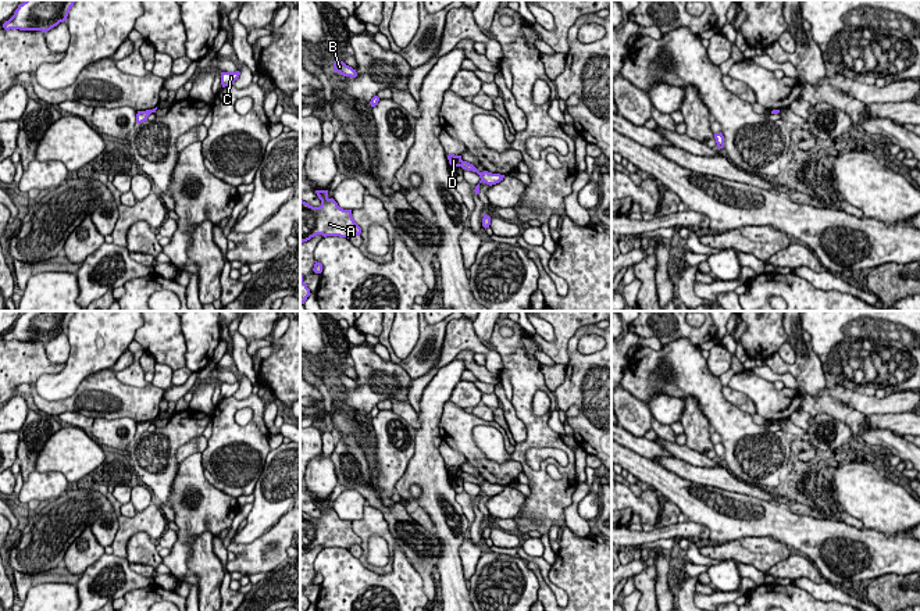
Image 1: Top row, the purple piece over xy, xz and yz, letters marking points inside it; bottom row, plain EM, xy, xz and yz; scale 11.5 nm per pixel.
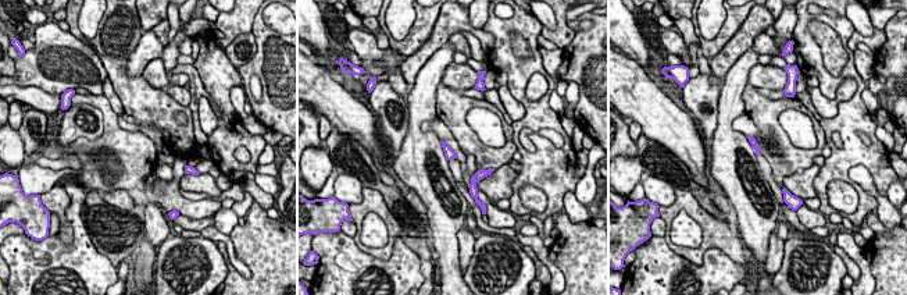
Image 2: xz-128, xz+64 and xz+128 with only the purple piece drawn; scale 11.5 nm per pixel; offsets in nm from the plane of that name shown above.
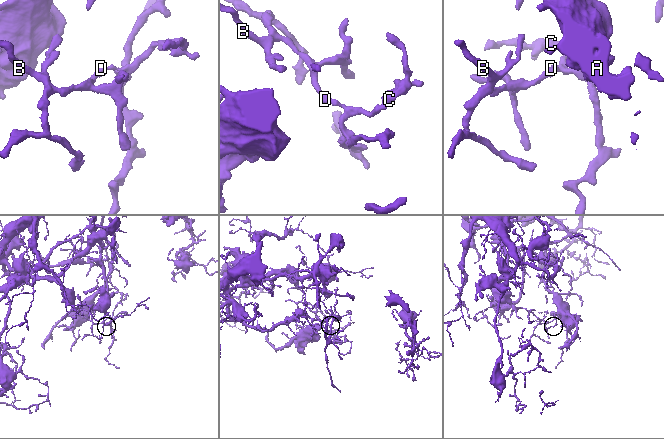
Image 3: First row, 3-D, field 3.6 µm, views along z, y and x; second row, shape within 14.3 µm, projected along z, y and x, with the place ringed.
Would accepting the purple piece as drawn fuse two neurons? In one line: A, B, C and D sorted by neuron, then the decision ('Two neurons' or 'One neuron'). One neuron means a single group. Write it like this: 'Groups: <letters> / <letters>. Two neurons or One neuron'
Groups: A C / B D. Two neurons

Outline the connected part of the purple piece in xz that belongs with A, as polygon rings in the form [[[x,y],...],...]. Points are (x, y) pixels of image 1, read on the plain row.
[[[315,501],[321,511],[320,518],[313,518],[300,510],[300,554],[317,546],[347,549],[360,547],[361,539],[354,533],[352,521],[343,521],[334,510],[328,508],[328,501]]]

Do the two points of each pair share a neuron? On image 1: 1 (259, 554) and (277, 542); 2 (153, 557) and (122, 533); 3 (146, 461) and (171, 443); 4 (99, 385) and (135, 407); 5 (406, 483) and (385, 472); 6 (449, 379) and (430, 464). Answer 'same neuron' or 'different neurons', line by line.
1: same neuron
2: different neurons
3: same neuron
4: same neuron
5: different neurons
6: same neuron

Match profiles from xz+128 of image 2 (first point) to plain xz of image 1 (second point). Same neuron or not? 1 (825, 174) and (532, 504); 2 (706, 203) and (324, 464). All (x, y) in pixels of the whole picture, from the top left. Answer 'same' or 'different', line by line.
1: same
2: different

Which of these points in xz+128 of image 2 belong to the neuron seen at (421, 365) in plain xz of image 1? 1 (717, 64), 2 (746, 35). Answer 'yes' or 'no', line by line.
1: no
2: no

